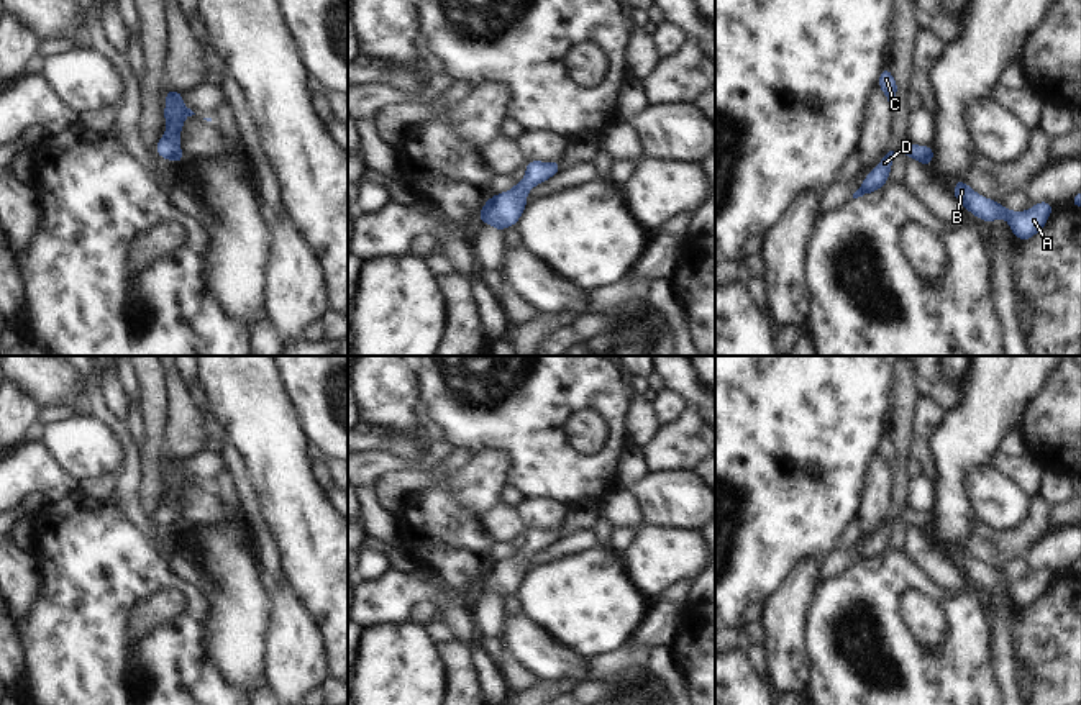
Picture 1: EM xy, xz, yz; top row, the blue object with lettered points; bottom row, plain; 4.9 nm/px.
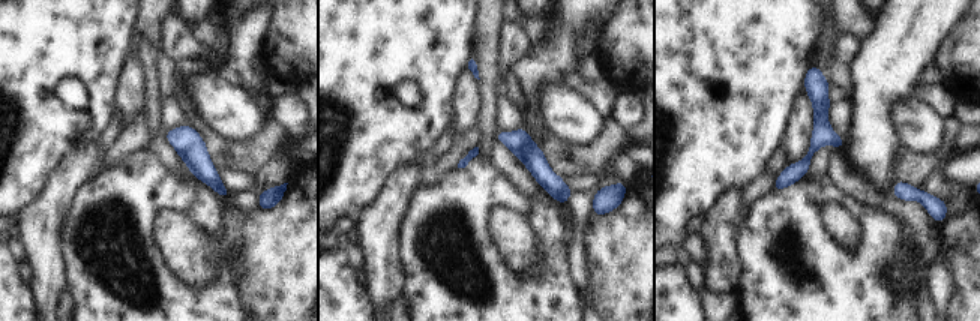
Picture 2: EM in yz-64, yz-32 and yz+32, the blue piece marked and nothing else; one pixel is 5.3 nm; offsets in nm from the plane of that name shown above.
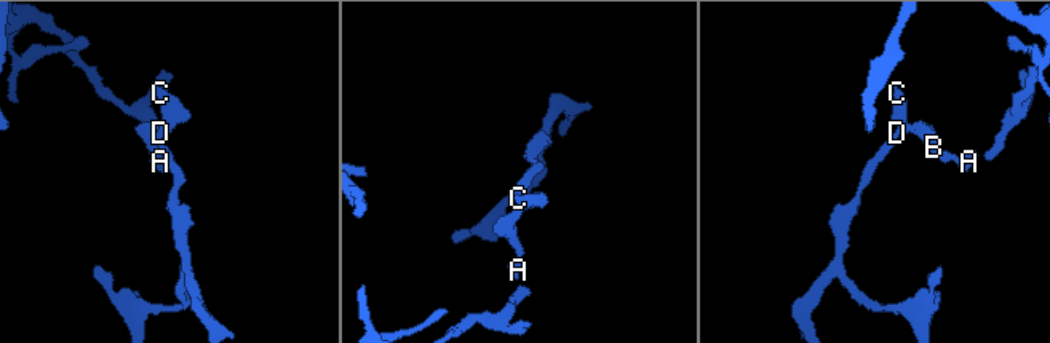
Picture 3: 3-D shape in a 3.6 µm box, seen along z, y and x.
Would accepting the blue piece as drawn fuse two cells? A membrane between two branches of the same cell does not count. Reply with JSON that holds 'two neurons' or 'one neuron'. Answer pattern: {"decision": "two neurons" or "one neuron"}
{"decision": "one neuron"}

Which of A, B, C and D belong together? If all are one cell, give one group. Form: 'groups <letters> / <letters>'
groups A B C D

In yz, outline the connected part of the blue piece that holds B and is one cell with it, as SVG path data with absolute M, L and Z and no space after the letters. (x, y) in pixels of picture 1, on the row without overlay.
M958 544L955 549L956 553L953 554L953 562L969 580L986 590L1006 585L1010 594L1010 600L1020 608L1029 608L1035 603L1048 590L1048 584L1055 577L1050 569L1042 567L1033 571L1030 577L1017 580L1002 574L996 567L976 561Z

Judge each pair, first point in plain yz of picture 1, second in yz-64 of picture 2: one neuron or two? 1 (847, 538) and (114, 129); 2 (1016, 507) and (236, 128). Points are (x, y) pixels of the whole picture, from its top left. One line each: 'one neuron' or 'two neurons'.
1: one neuron
2: one neuron

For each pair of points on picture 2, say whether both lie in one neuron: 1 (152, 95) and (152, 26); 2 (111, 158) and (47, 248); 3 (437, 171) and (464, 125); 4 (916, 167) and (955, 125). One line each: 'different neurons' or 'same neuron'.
1: same neuron
2: different neurons
3: different neurons
4: same neuron

